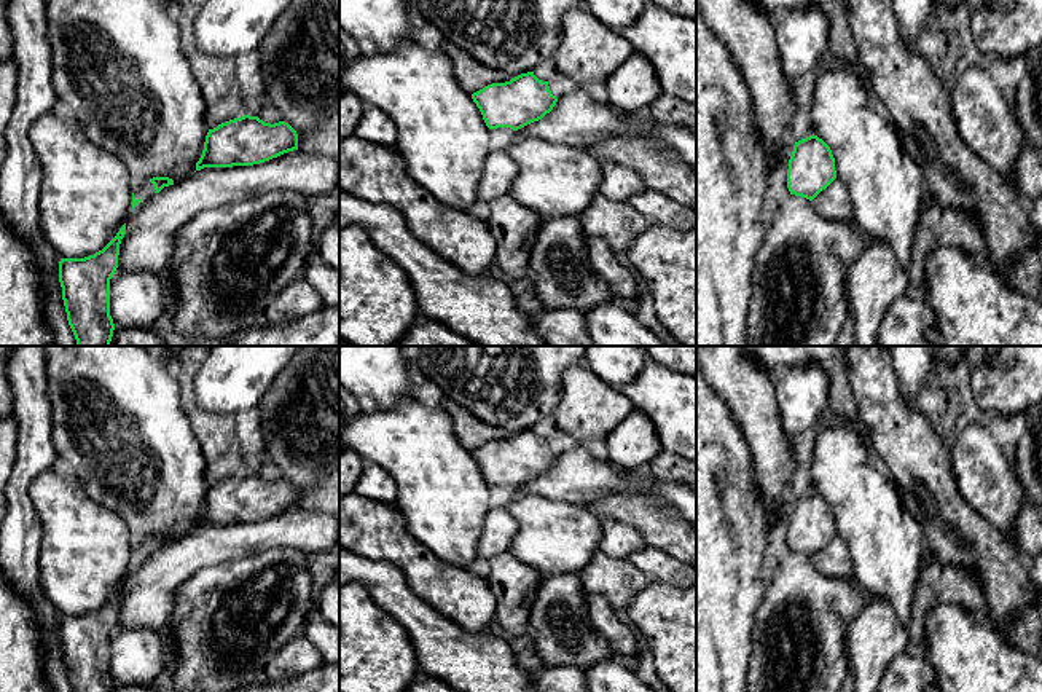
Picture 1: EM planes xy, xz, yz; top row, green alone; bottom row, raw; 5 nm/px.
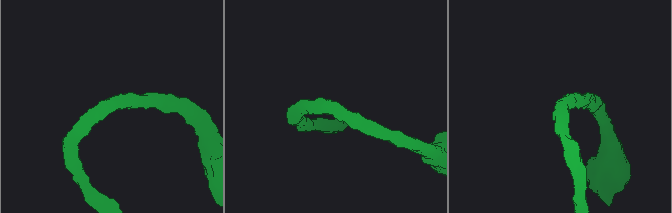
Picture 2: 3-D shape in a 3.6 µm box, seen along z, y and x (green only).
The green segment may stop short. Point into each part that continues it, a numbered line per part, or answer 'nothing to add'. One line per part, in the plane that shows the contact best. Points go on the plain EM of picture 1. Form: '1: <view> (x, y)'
1: xy (148, 601)

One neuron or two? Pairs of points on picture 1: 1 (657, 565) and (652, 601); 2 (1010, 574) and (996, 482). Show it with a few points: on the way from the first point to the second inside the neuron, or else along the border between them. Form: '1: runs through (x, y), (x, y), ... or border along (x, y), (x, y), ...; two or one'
1: border along (652, 581), (679, 589); two
2: border along (974, 511), (1009, 536); two

